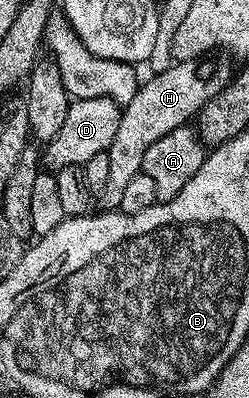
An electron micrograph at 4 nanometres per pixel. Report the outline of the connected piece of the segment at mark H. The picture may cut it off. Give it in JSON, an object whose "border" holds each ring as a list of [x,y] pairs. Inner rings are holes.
{"border":[[[209,58],[180,59],[171,62],[171,67],[158,71],[150,80],[139,86],[136,97],[122,107],[120,125],[116,125],[116,137],[112,137],[112,145],[108,153],[108,181],[104,189],[96,197],[96,203],[102,211],[113,211],[118,208],[122,195],[132,182],[132,177],[142,174],[144,153],[160,137],[172,133],[172,129],[187,126],[197,116],[200,109],[230,84],[232,70],[229,58],[218,59],[209,63]],[[227,59],[227,60],[226,60]]]}

